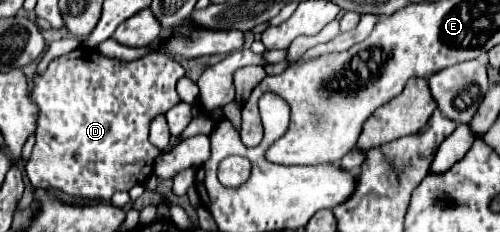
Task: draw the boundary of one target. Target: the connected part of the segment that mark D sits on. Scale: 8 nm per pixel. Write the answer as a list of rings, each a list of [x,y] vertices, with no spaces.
[[[78,47],[78,49],[74,49],[74,51],[66,53],[66,55],[60,55],[60,57],[52,59],[42,75],[34,75],[32,99],[40,107],[40,117],[38,117],[38,129],[36,129],[36,145],[34,145],[34,151],[32,151],[30,161],[26,163],[26,175],[28,175],[30,183],[36,189],[60,191],[60,193],[66,193],[66,195],[76,197],[76,199],[96,199],[96,201],[106,201],[106,203],[118,191],[130,191],[134,185],[144,185],[148,181],[148,177],[154,173],[154,161],[156,161],[156,157],[162,153],[158,147],[154,147],[148,141],[148,125],[150,125],[150,119],[154,119],[158,113],[166,113],[168,109],[172,109],[180,101],[180,97],[176,93],[176,81],[182,75],[184,75],[182,65],[174,57],[170,57],[166,53],[150,53],[144,59],[136,59],[136,61],[126,63],[126,61],[120,61],[120,59],[104,57],[96,49],[92,49],[92,53],[90,53],[88,49]]]

